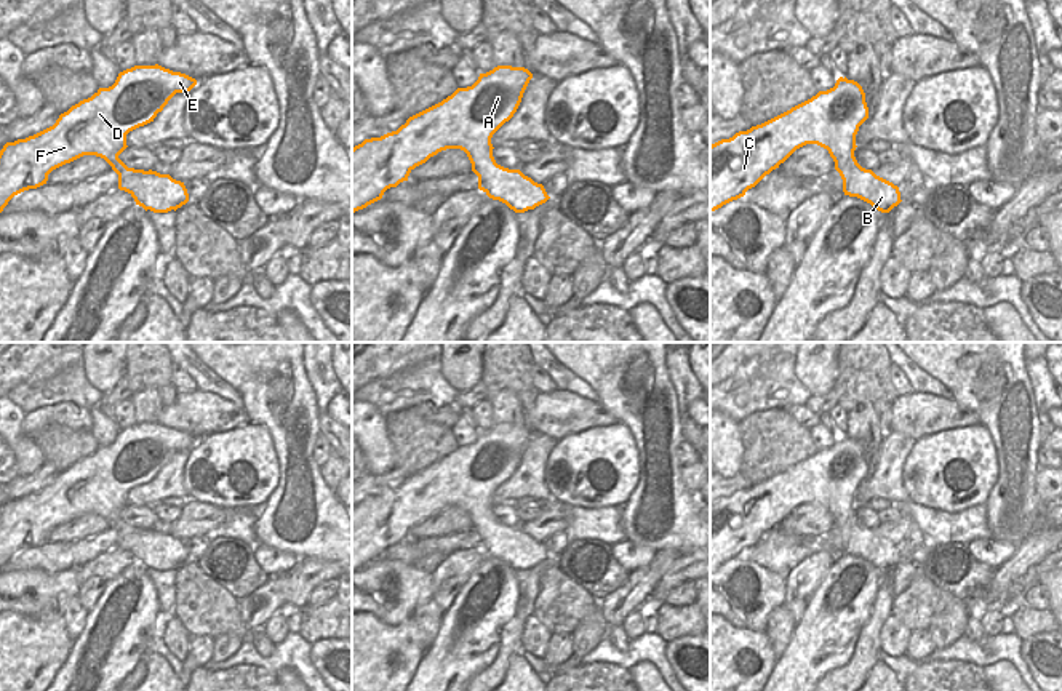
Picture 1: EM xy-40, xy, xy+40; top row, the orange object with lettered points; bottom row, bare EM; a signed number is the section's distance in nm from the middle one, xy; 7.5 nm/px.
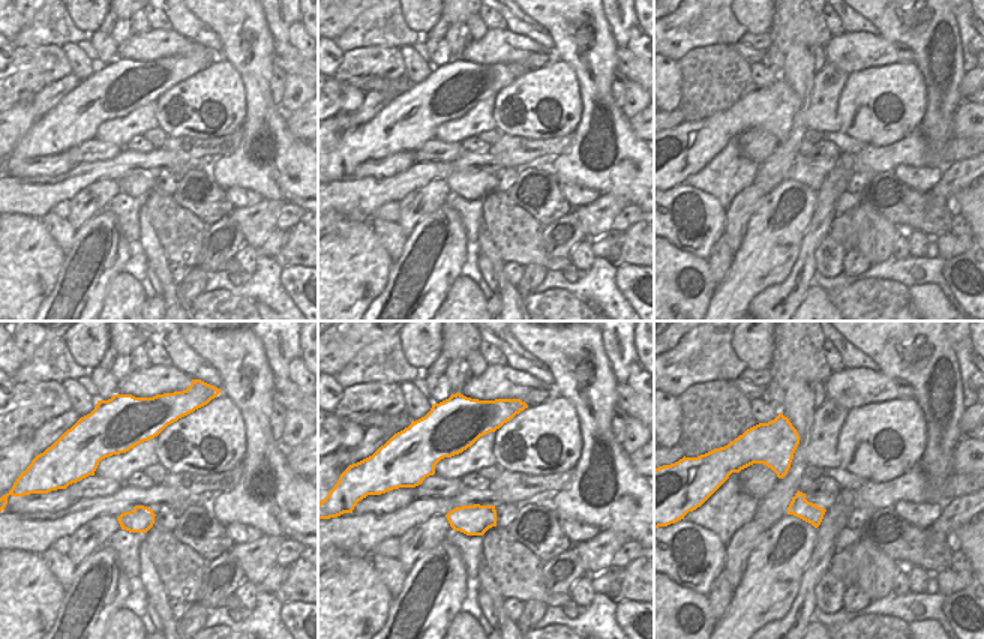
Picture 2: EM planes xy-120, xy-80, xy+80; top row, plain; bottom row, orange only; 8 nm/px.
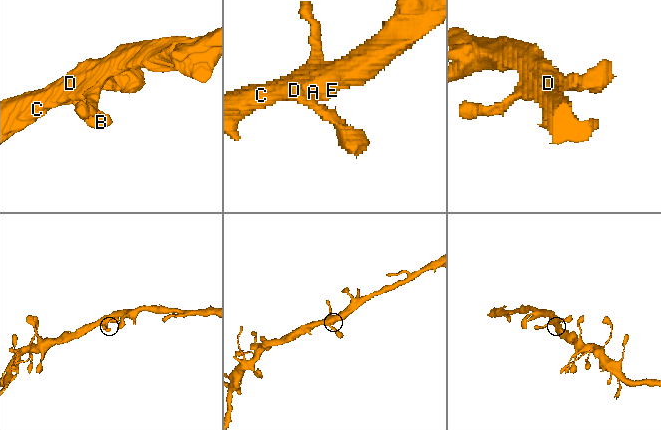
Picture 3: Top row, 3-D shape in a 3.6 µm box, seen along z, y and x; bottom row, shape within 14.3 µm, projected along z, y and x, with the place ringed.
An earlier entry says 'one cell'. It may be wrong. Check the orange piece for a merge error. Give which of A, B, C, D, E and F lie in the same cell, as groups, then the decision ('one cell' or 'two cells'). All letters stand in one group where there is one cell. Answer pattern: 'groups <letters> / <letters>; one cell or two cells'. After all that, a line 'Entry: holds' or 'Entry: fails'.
groups A B C D E F; one cell
Entry: holds

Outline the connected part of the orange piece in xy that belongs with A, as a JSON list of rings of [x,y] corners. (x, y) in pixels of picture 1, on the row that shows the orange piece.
[[[497,66],[480,74],[472,86],[457,88],[441,102],[409,117],[397,131],[365,139],[355,146],[352,149],[352,213],[381,200],[387,189],[408,181],[416,166],[446,149],[464,150],[472,163],[472,171],[478,176],[478,189],[515,213],[525,213],[545,203],[550,197],[544,186],[520,170],[497,165],[491,144],[493,134],[517,112],[531,78],[533,74],[525,67]]]

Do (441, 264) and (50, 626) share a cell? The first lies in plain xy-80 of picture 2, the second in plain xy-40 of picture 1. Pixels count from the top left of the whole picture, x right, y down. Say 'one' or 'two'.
two

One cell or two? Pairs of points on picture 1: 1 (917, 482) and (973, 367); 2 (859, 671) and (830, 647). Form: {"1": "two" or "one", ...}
{"1": "two", "2": "two"}

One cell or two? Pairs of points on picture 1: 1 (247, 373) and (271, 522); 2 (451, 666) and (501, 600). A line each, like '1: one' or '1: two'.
1: one
2: one

